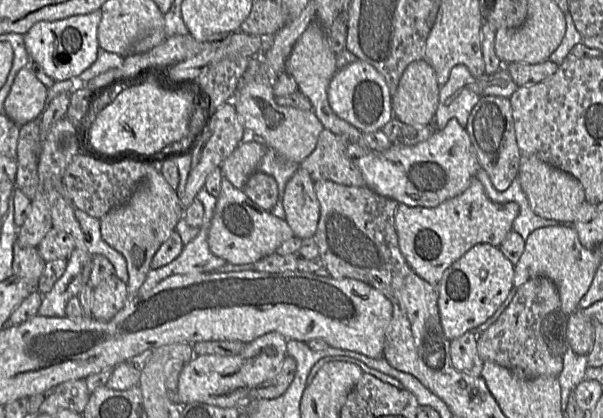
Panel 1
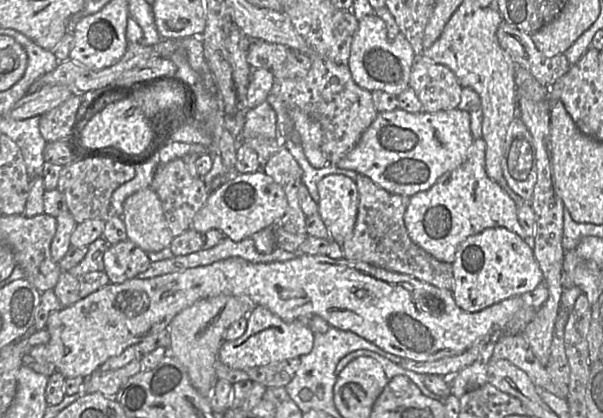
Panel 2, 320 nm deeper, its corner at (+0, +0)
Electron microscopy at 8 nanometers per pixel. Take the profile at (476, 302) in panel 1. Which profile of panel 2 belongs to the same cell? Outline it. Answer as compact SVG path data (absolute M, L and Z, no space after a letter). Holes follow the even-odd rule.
M504 227L487 228L466 238L459 245L452 266L454 301L469 313L521 296L537 288L544 280L531 242Z

